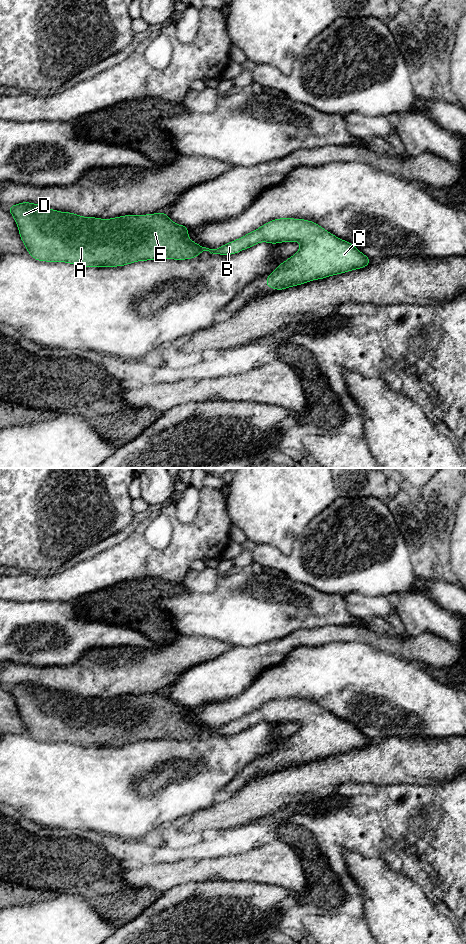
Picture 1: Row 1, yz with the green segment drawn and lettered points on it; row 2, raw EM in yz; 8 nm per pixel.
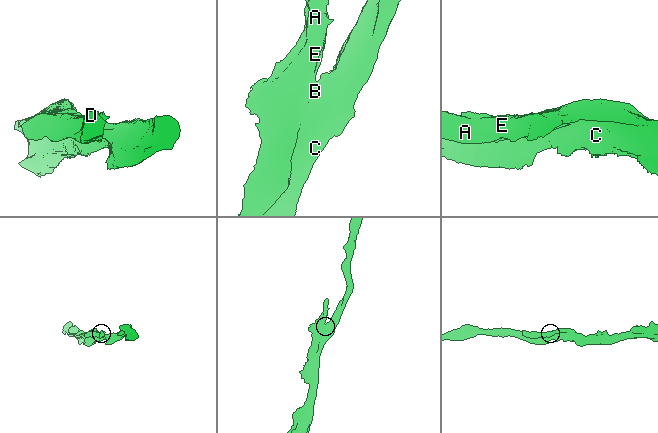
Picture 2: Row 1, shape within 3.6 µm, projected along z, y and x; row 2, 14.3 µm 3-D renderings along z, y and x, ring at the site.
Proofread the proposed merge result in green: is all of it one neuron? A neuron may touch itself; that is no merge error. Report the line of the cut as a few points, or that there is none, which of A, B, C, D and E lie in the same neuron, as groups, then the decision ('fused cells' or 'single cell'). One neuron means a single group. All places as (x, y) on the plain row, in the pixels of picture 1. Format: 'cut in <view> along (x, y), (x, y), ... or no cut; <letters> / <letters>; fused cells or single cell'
cut in yz along (214, 729), (212, 732); A D E / B C; fused cells

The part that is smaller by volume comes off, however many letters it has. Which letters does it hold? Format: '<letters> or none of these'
A, D, E

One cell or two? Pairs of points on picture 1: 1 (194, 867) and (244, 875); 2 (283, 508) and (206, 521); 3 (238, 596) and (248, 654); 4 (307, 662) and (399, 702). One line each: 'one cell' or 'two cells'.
1: one cell
2: two cells
3: two cells
4: one cell

